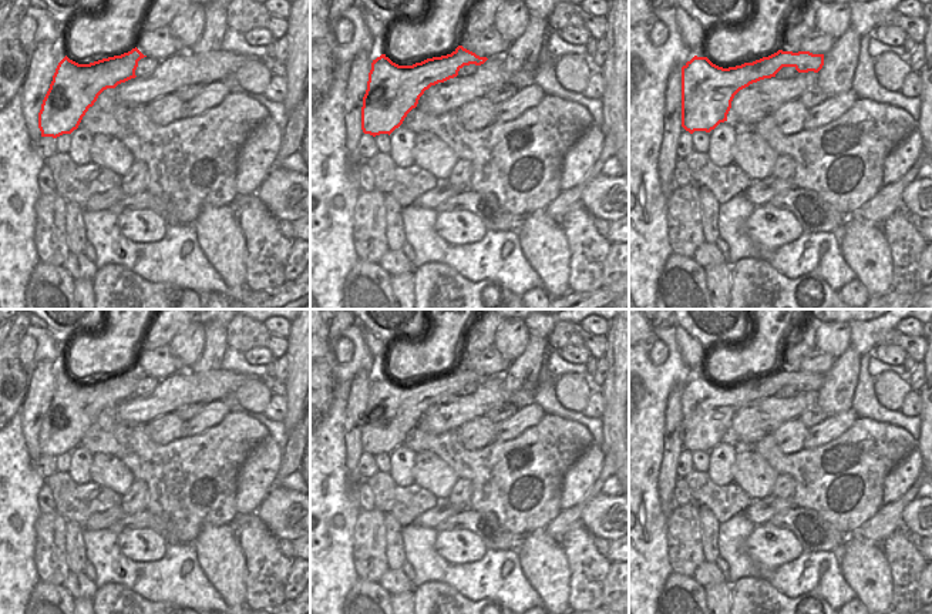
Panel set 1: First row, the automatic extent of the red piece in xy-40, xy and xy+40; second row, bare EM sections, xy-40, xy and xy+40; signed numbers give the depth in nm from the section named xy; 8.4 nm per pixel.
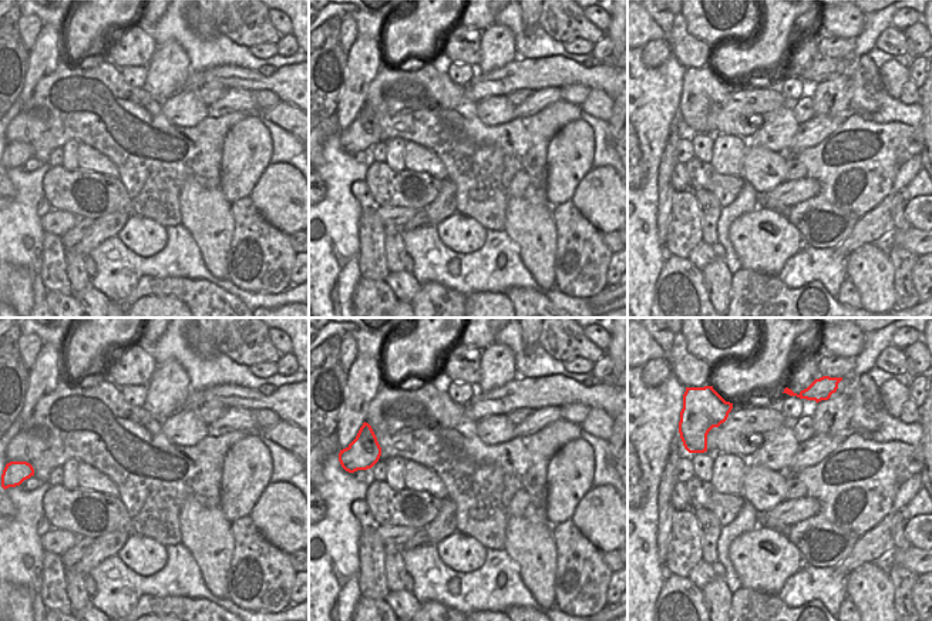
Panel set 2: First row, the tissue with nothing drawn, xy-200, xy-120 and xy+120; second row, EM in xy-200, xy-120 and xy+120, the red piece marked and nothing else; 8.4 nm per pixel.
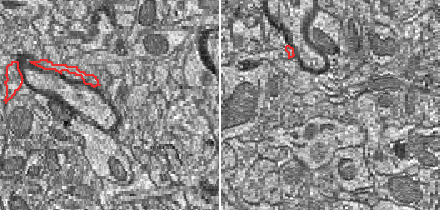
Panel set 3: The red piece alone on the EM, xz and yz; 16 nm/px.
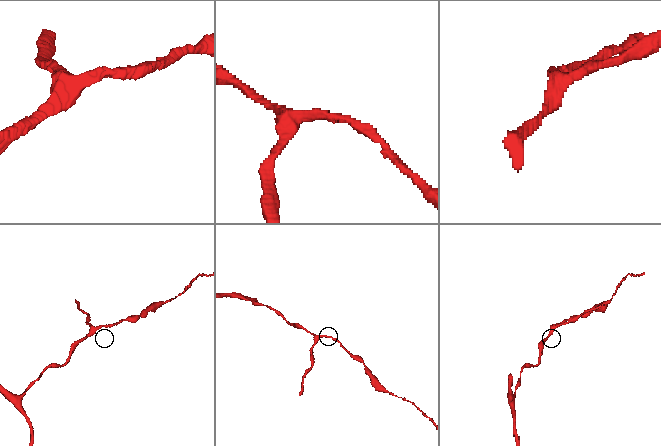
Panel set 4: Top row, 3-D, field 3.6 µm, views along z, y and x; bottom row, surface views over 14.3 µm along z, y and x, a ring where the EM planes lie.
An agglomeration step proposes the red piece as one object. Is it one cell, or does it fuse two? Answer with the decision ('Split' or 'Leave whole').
Leave whole

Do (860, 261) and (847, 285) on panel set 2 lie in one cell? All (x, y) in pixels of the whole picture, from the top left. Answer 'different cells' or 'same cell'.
different cells

